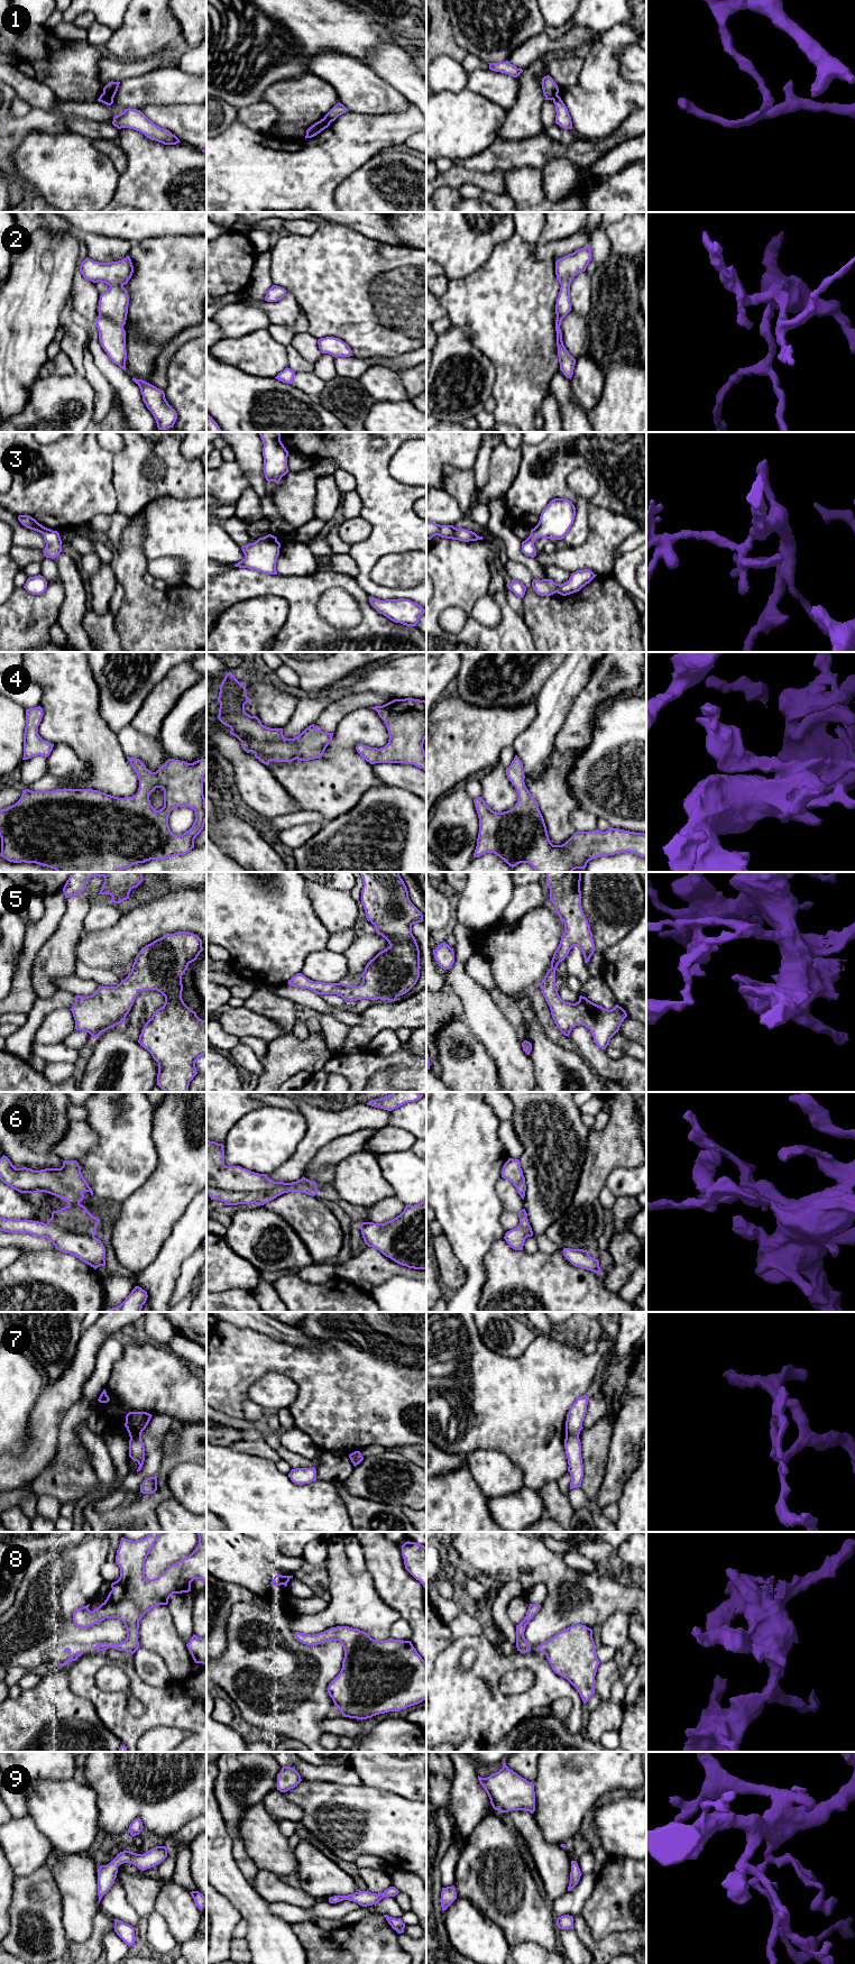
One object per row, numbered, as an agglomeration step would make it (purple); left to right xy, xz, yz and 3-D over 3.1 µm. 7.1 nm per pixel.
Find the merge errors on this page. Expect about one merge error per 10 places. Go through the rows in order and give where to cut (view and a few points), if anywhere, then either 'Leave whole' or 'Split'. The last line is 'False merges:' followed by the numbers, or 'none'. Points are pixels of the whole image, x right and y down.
1: Split along xy (103, 92), (112, 100). Split
2: No split. Leave whole
3: No split. Leave whole
4: No split. Leave whole
5: No split. Leave whole
6: No split. Leave whole
7: No split. Leave whole
8: No split. Leave whole
9: No split. Leave whole
False merges: 1

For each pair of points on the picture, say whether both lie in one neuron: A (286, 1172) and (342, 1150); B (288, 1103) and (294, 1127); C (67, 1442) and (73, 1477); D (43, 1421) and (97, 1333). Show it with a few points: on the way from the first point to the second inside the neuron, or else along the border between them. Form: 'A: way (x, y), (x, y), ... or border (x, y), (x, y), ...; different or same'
A: border (324, 1144), (303, 1169); different
B: border (266, 1103), (299, 1111); different
C: way (69, 1451), (71, 1468); same
D: way (55, 1400), (70, 1385), (80, 1370), (85, 1355); same

